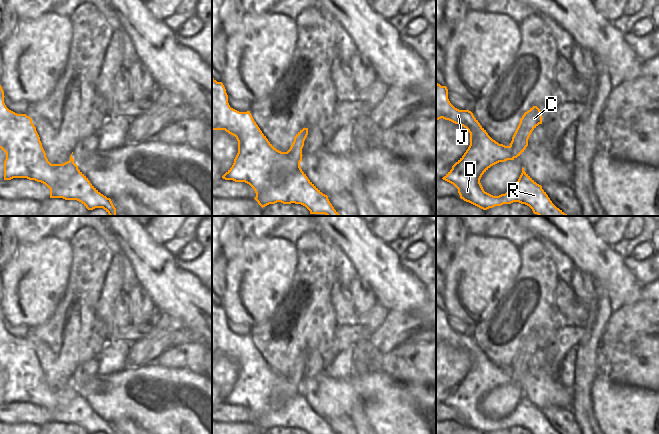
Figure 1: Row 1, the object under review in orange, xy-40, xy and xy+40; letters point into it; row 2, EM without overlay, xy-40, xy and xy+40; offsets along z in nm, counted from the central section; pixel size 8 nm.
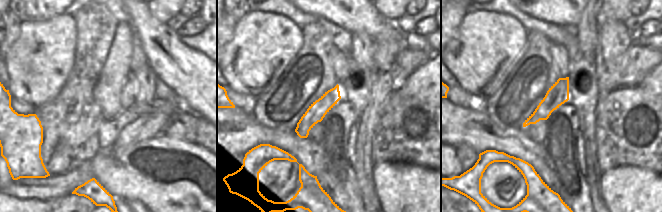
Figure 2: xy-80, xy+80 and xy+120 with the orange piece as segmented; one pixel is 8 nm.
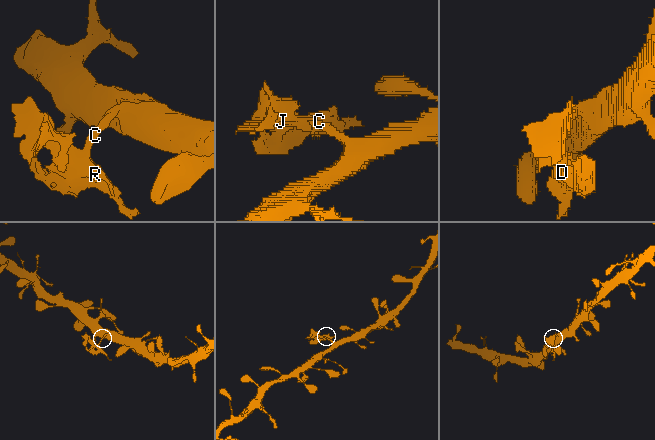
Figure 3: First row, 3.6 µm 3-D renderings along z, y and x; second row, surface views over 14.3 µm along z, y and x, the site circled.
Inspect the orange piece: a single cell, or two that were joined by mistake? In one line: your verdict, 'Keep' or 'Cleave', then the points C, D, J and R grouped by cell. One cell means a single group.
Cleave. Groups: C / D J R

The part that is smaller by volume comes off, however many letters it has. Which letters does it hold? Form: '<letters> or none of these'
D, J, R

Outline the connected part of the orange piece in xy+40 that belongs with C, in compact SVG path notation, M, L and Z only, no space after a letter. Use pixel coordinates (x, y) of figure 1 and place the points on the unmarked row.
M533 330L524 337L512 361L510 373L514 382L520 380L528 370L528 363L532 355L542 348L542 337L537 330Z

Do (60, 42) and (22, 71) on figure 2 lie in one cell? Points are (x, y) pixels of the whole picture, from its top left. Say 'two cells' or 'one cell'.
one cell

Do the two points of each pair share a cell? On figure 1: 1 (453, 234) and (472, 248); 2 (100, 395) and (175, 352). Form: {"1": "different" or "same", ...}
{"1": "different", "2": "different"}

